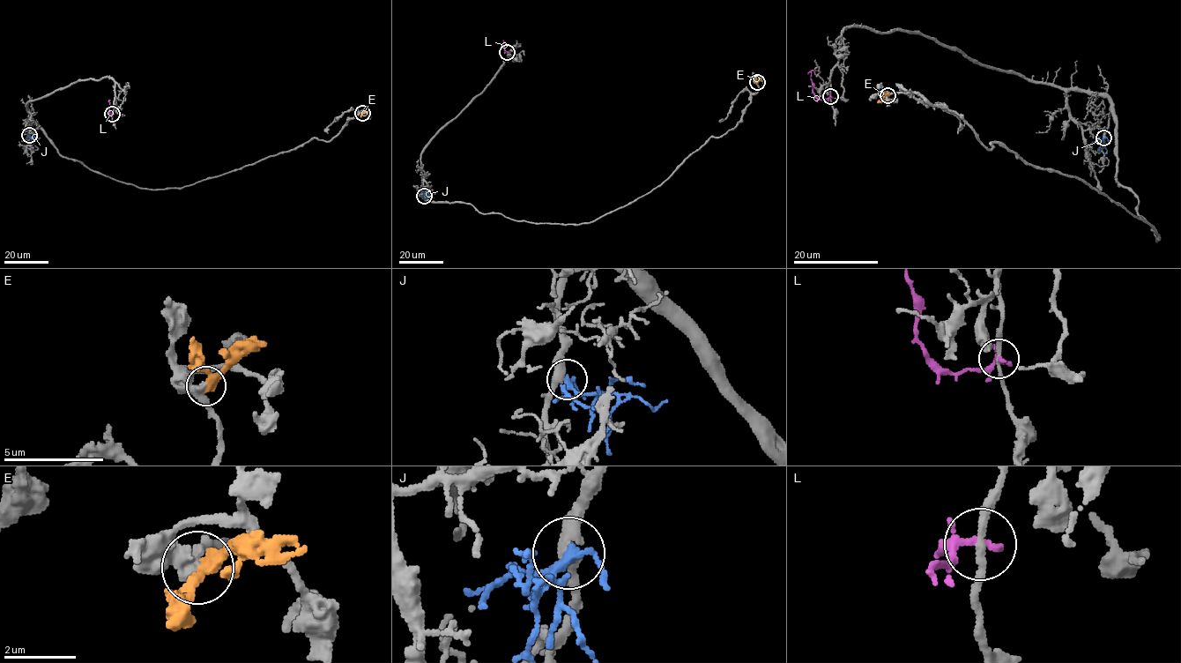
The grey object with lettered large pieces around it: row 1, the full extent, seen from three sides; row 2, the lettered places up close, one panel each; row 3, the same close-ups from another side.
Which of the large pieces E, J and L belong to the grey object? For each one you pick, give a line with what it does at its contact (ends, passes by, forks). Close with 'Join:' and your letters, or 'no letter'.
J: it forks
Join: J

